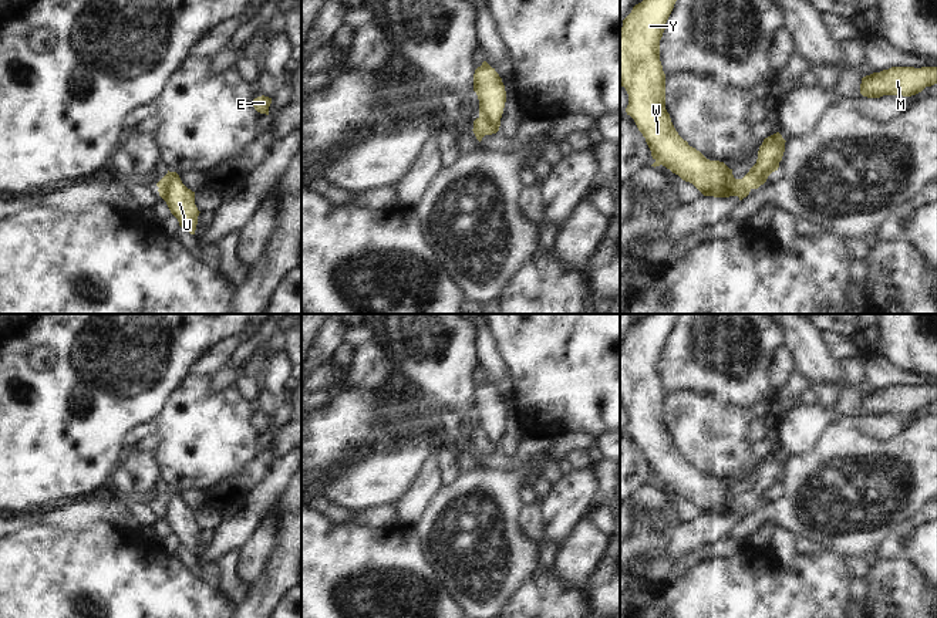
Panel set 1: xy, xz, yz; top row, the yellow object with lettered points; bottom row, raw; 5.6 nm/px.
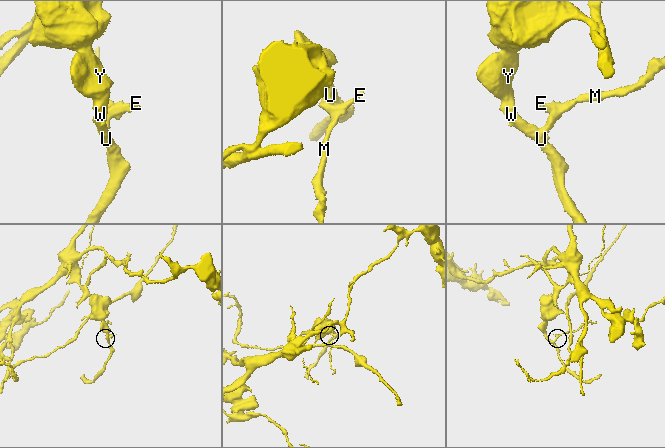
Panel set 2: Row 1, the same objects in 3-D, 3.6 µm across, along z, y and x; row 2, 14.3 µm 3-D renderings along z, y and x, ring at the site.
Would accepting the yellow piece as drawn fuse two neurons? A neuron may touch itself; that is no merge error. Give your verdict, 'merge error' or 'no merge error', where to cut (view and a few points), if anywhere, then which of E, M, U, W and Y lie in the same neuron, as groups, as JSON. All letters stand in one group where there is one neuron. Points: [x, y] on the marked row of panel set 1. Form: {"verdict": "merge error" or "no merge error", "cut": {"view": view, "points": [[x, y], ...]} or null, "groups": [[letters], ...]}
{"verdict": "merge error", "cut": {"view": "xz", "points": [[479, 117], [498, 129]]}, "groups": [["E", "M"], ["U", "W", "Y"]]}

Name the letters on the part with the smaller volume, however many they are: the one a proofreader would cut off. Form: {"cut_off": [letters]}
{"cut_off": ["E", "M"]}

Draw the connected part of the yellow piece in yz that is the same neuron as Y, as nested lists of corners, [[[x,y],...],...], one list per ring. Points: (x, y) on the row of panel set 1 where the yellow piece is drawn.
[[[643,0],[623,20],[620,28],[620,85],[628,94],[626,112],[634,119],[638,131],[646,138],[655,161],[651,166],[665,166],[682,180],[692,183],[704,196],[738,196],[742,200],[751,189],[744,185],[742,179],[735,179],[732,169],[724,162],[710,161],[700,151],[690,146],[675,131],[665,109],[665,74],[660,61],[660,40],[675,1]]]

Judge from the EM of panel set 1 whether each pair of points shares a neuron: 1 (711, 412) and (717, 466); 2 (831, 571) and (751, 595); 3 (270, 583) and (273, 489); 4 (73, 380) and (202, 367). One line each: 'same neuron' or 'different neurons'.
1: same neuron
2: same neuron
3: different neurons
4: different neurons

